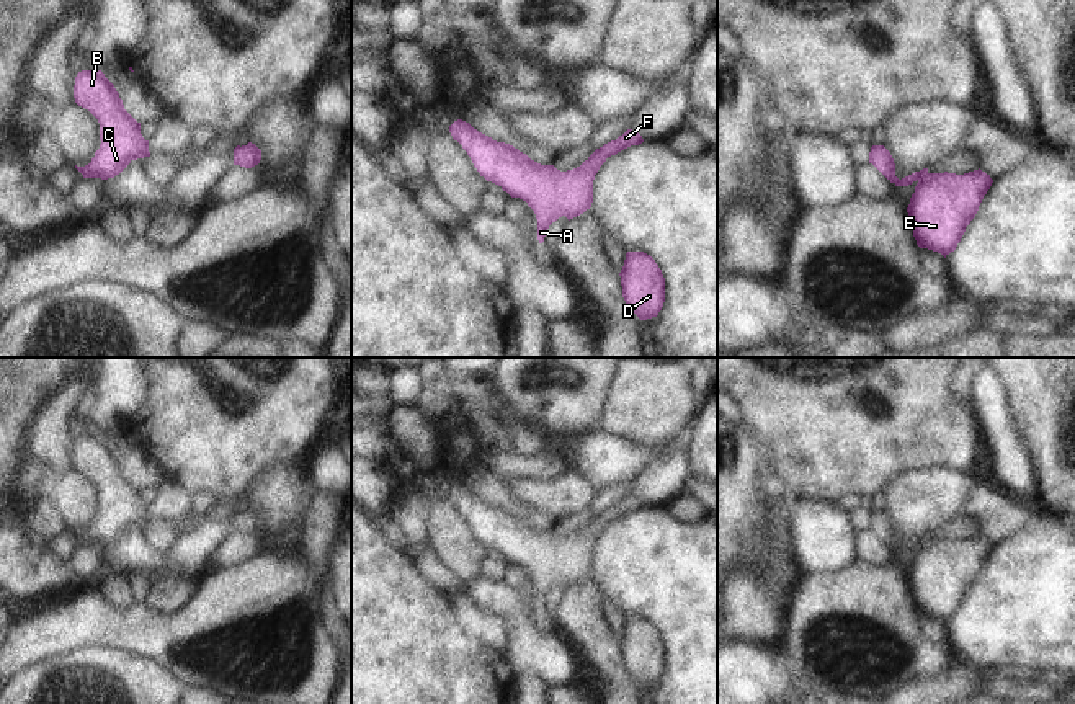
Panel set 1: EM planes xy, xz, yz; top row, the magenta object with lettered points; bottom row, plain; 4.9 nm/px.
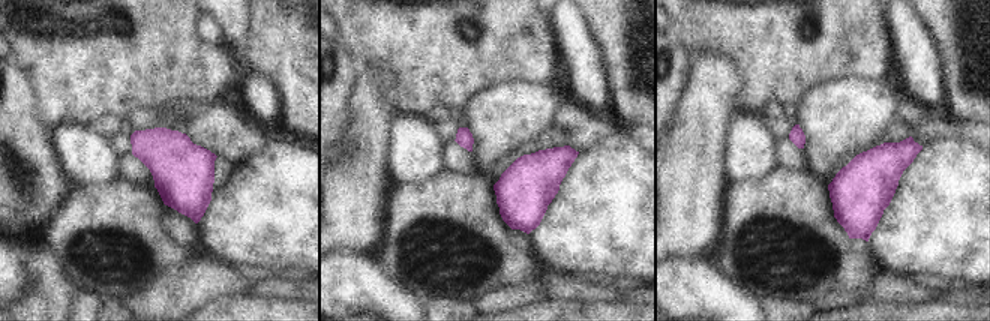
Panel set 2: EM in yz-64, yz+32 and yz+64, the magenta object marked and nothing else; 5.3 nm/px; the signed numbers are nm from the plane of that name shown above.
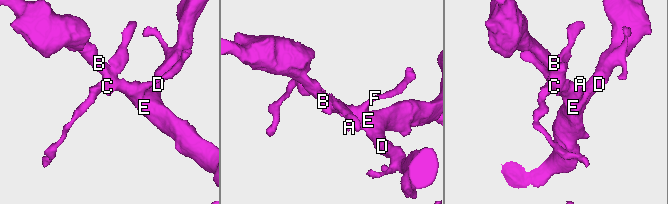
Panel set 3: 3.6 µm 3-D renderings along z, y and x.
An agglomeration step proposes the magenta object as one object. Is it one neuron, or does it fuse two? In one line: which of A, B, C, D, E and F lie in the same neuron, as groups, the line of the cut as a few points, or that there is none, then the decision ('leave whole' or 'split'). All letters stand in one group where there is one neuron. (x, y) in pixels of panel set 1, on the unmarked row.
A B C D E F | no cut | leave whole

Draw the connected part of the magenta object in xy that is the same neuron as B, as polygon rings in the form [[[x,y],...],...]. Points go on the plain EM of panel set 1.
[[[101,436],[78,438],[74,464],[100,488],[100,515],[88,531],[75,531],[83,544],[114,544],[132,526],[150,523],[149,506],[141,500],[141,488],[124,475],[119,459]]]

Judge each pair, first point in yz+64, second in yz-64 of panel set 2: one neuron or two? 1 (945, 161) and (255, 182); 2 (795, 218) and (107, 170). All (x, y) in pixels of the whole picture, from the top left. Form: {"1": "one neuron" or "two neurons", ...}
{"1": "one neuron", "2": "two neurons"}

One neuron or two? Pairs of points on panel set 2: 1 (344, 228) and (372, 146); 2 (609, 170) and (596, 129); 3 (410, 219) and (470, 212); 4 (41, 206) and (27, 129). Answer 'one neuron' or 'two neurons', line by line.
1: one neuron
2: two neurons
3: one neuron
4: one neuron

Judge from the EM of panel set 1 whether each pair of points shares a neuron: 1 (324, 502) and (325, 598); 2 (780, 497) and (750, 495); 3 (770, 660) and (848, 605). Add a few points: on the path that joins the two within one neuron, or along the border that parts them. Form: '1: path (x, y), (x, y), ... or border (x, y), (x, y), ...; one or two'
1: path (321, 526), (321, 574); one
2: border (765, 456), (765, 515), (775, 533); two
3: border (783, 654), (788, 667), (807, 683); two

